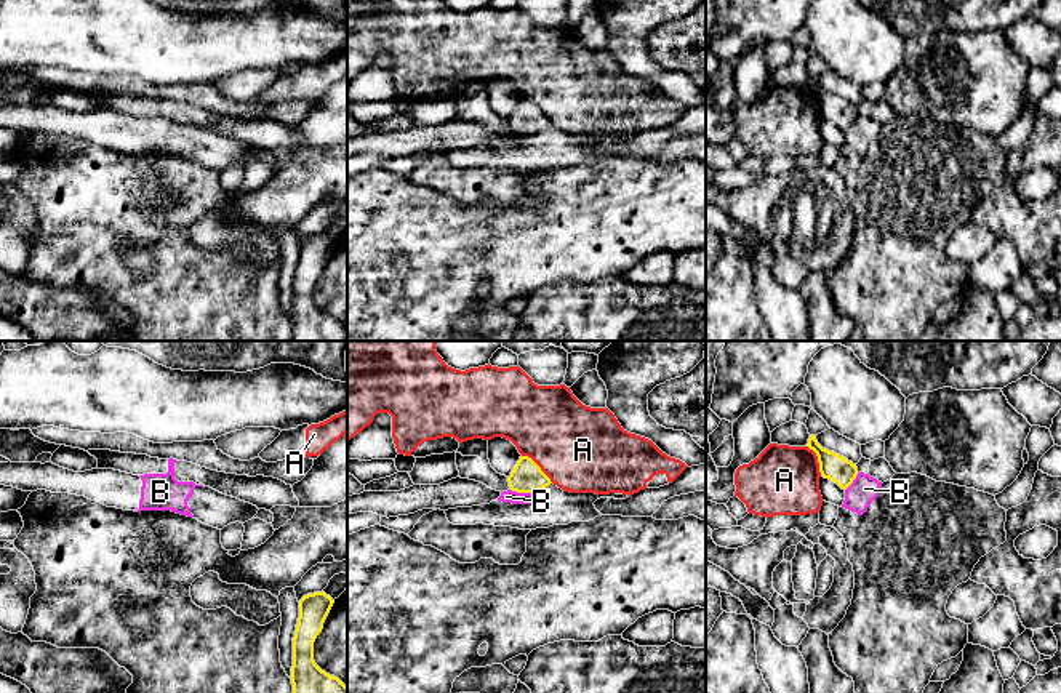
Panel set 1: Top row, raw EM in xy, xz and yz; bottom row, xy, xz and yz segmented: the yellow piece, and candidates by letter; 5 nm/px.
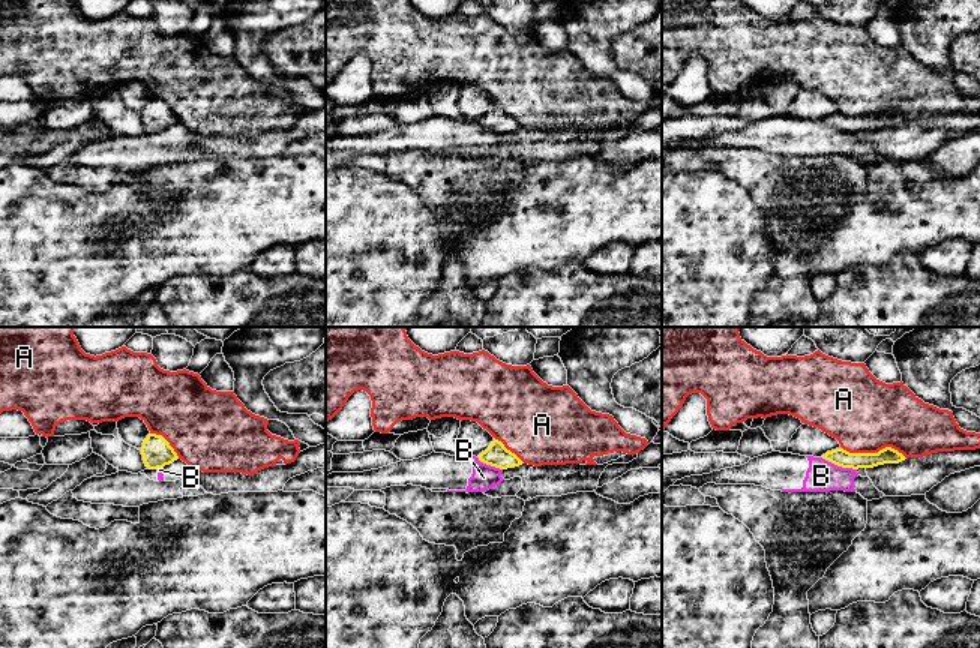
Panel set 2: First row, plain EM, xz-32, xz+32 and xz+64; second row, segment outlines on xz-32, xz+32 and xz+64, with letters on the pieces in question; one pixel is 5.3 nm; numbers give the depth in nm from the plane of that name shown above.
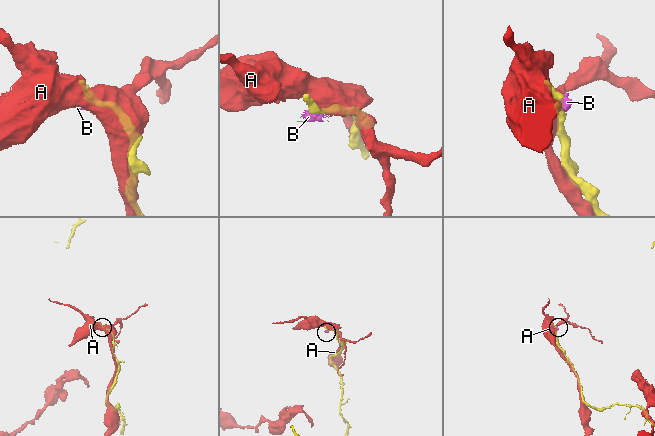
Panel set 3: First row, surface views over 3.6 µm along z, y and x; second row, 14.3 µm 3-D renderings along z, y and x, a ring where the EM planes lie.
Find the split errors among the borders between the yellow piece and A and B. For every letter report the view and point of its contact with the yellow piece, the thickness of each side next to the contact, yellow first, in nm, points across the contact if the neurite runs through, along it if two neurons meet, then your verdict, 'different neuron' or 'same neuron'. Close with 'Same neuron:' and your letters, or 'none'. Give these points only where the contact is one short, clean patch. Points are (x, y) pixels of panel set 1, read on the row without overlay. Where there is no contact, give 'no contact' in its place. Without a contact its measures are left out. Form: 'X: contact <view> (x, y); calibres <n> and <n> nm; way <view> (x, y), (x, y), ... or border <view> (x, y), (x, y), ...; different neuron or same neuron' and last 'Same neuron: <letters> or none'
A: contact xz (538, 108); calibres 160 and 440 nm; different neuron
B: contact xz (522, 133); calibres 160 and 60 nm; border xz (511, 130), (520, 135), (532, 135); different neuron
Same neuron: none

